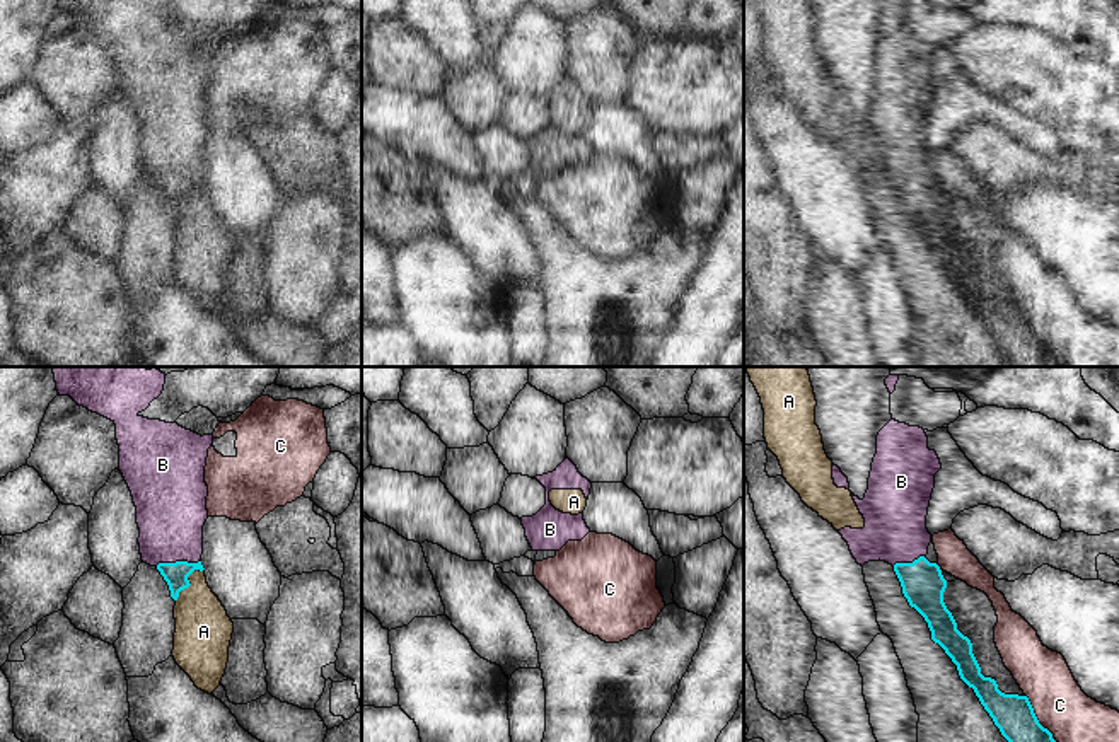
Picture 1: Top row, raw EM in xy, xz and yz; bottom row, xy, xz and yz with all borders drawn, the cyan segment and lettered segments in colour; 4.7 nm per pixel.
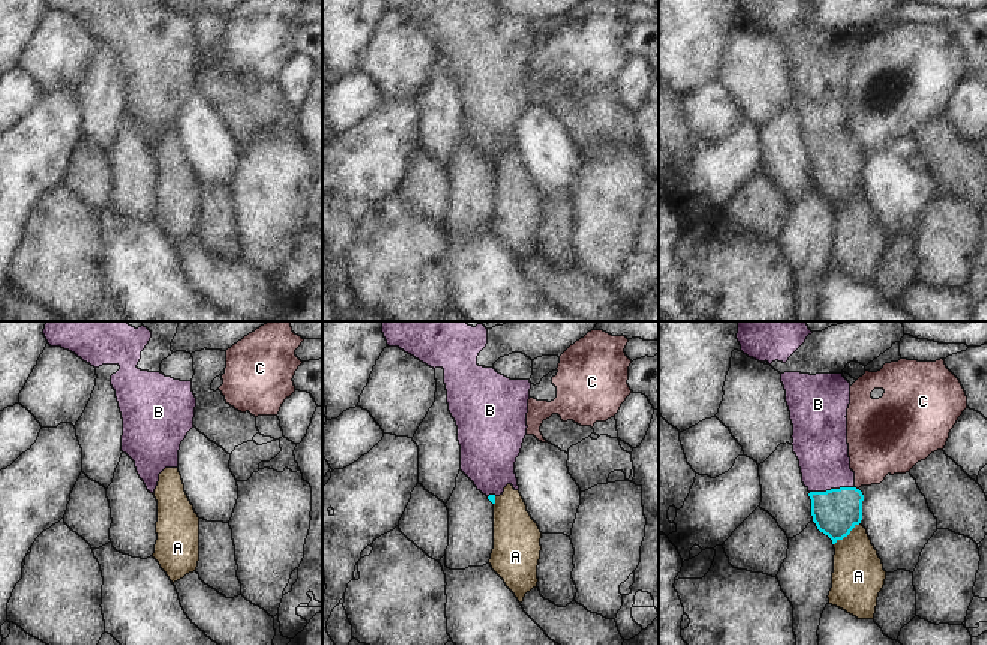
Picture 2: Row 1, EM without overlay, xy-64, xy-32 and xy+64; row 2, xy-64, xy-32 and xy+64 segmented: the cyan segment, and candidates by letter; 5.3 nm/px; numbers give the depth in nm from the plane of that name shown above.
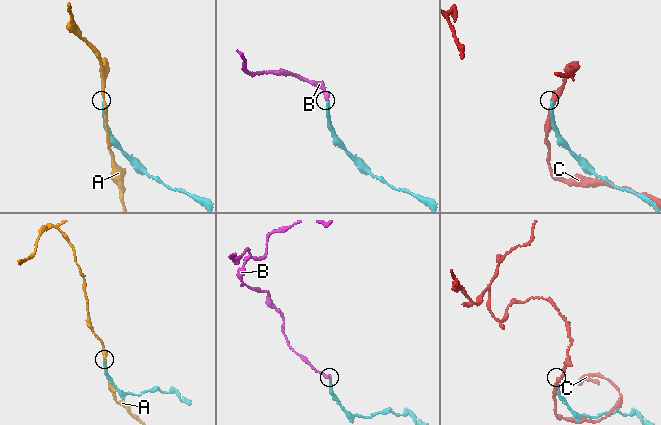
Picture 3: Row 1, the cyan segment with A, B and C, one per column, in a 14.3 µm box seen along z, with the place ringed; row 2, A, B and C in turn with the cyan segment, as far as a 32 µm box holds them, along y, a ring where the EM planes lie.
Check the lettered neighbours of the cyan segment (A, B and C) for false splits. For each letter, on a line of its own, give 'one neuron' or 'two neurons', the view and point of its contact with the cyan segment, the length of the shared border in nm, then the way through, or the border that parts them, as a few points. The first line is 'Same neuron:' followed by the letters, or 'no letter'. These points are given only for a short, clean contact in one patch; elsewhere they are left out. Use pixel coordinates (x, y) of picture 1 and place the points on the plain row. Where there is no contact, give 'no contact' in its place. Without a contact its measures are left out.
Same neuron: B
A: two neurons | xy (190, 202) | 200 nm
B: one neuron | xy (178, 179) | 220 nm | across xy (176, 191), (178, 179), (171, 157), (171, 128)
C: two neurons | yz (1034, 333) | 240 nm

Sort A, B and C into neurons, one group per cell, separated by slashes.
A / B / C

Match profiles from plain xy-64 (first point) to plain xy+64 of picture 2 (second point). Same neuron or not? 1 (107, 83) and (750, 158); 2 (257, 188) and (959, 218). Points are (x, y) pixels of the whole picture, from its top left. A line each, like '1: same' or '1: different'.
1: different
2: same

